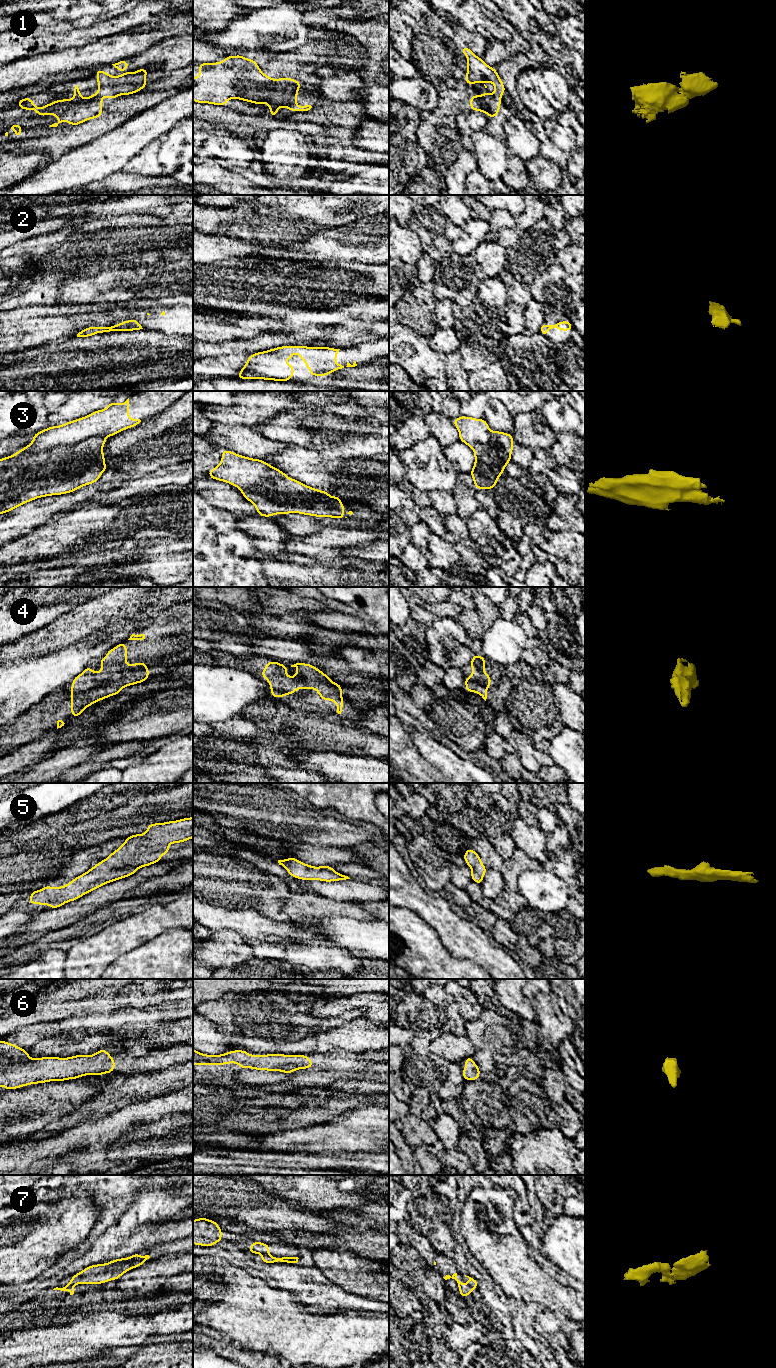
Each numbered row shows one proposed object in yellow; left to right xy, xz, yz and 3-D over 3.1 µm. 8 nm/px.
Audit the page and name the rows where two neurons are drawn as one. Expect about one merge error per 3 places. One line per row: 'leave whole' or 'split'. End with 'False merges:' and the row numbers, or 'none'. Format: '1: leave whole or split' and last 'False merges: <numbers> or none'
1: leave whole
2: leave whole
3: split
4: leave whole
5: leave whole
6: leave whole
7: leave whole
False merges: 3

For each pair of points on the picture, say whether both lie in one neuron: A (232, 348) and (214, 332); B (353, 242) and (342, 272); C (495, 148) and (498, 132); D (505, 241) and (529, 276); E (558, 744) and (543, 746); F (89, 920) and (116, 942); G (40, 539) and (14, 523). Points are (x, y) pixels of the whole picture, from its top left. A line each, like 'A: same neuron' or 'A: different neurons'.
A: different neurons
B: different neurons
C: different neurons
D: same neuron
E: different neurons
F: different neurons
G: different neurons

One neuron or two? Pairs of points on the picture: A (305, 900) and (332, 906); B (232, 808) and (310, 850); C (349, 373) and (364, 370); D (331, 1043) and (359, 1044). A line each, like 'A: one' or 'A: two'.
A: one
B: two
C: one
D: one

